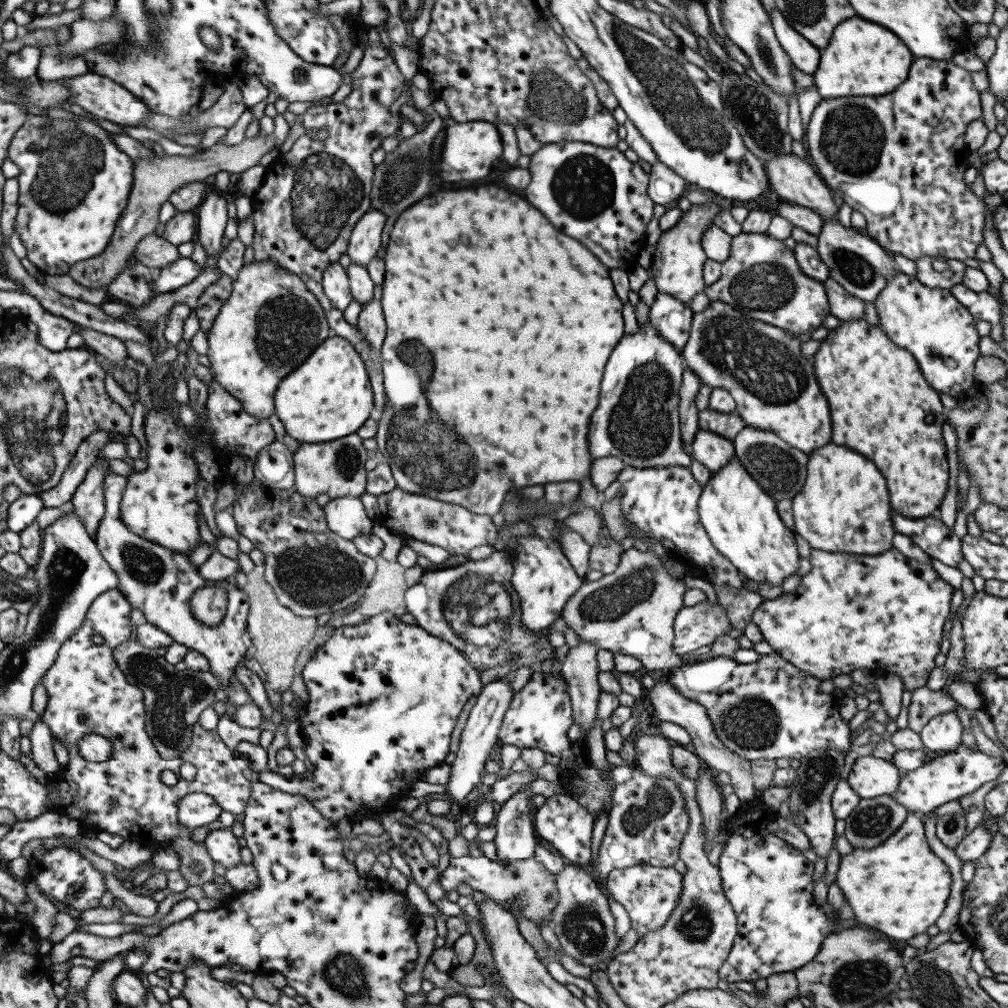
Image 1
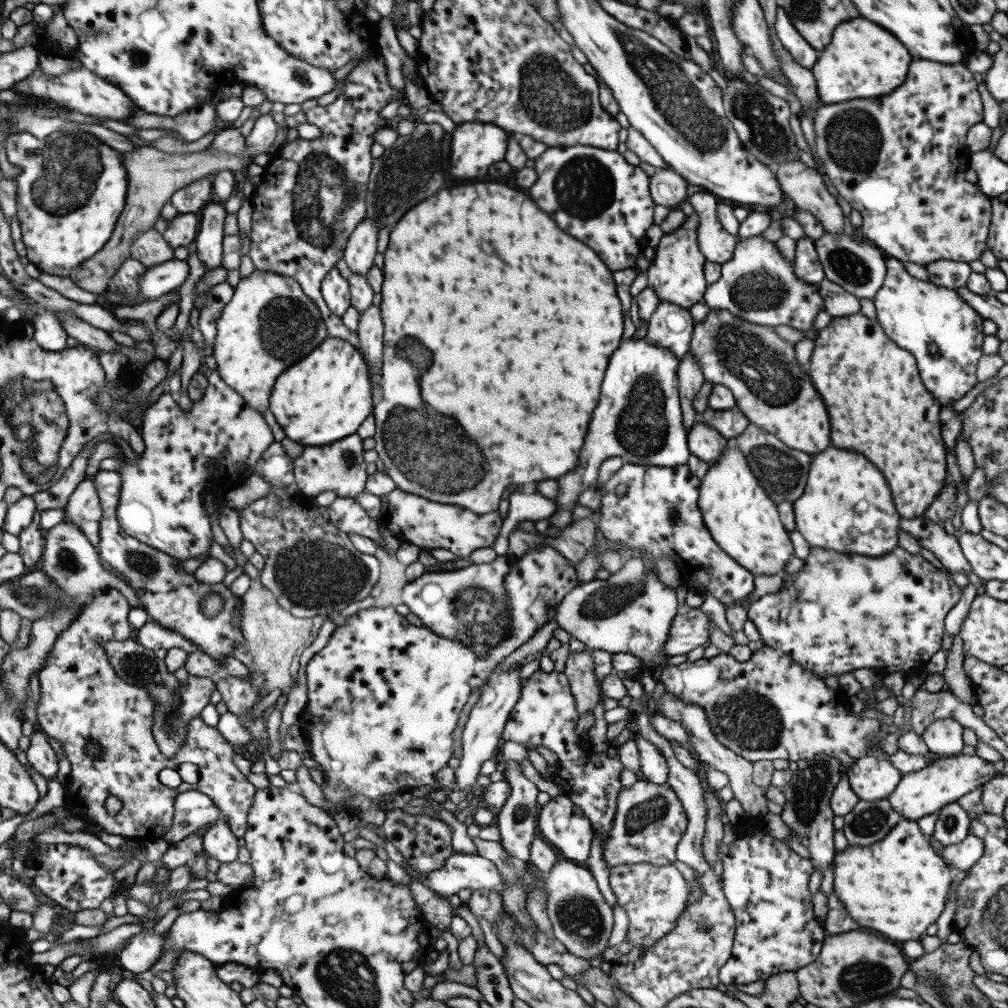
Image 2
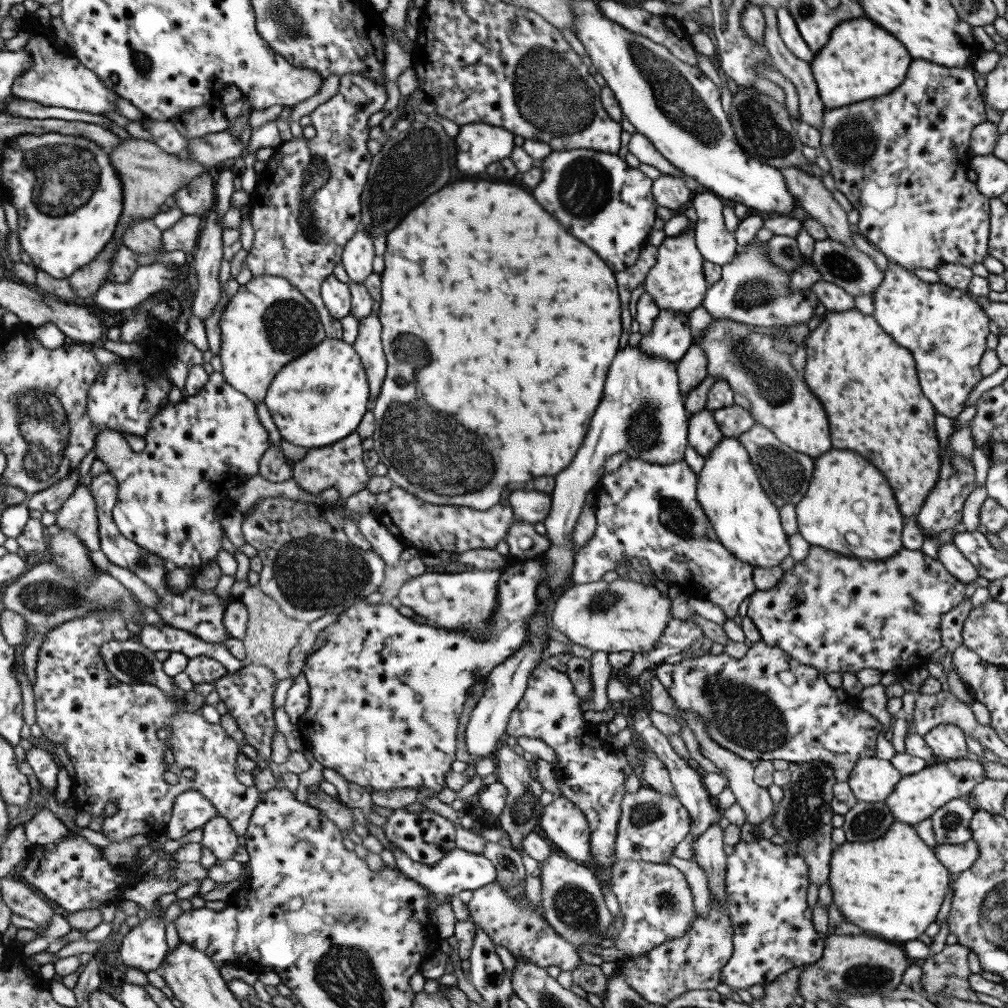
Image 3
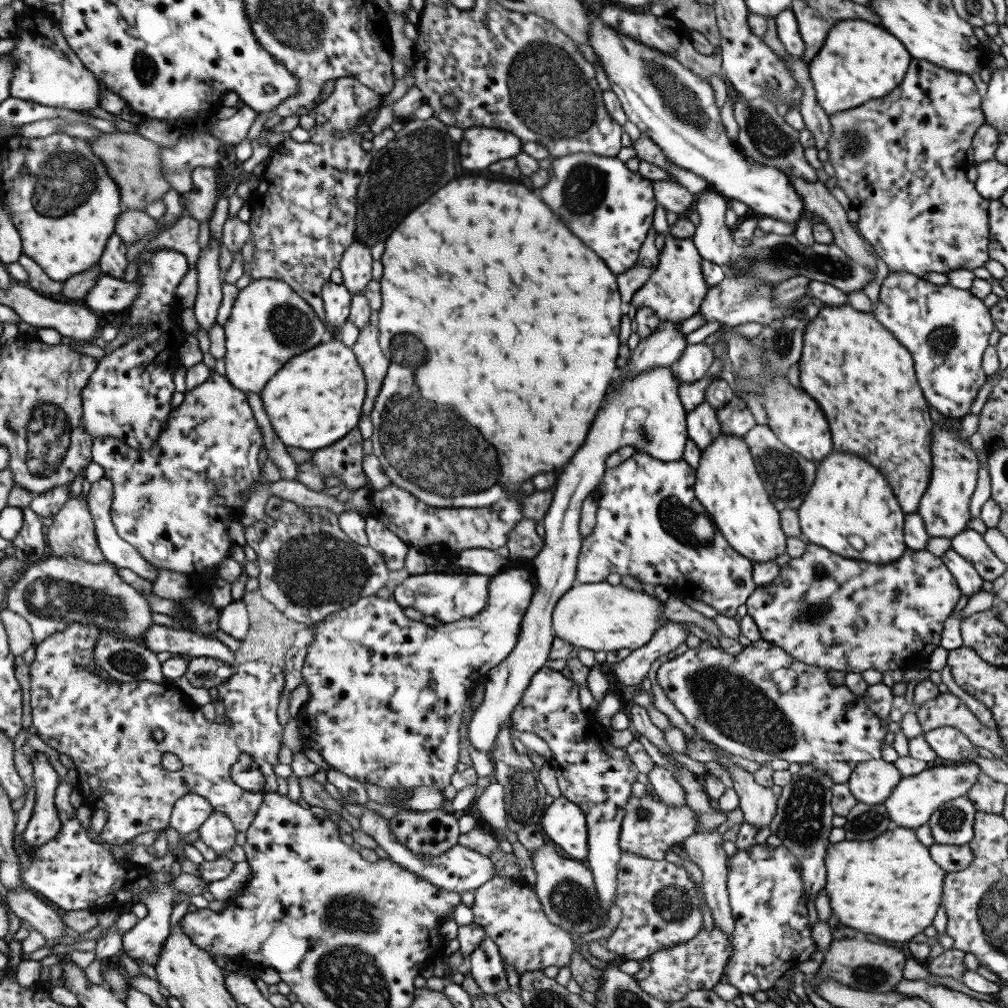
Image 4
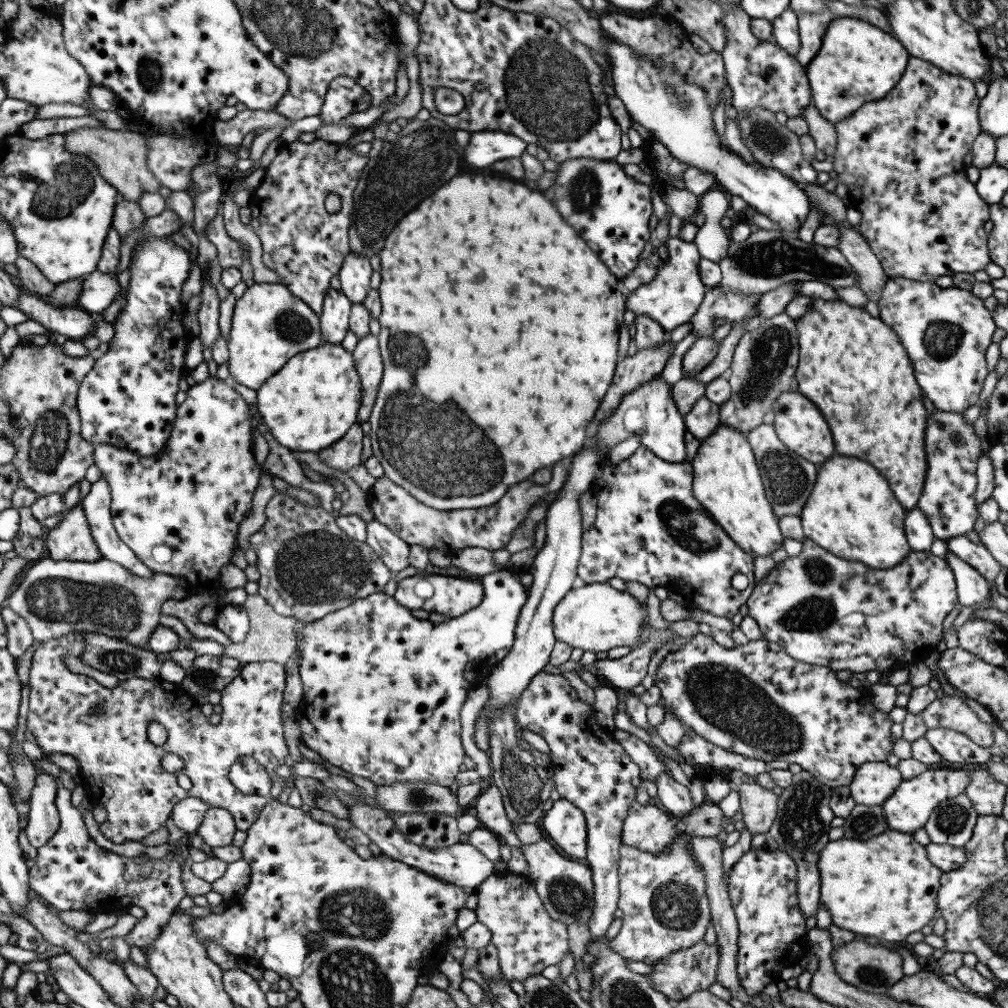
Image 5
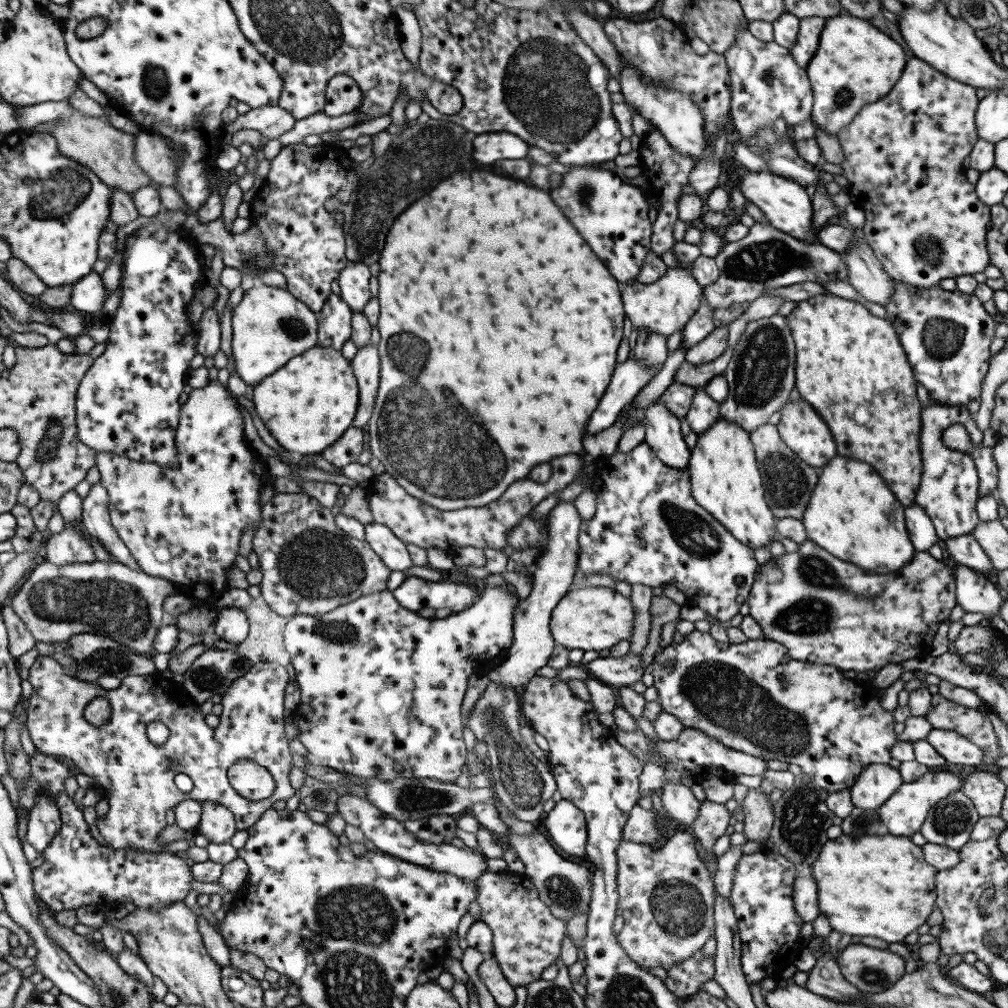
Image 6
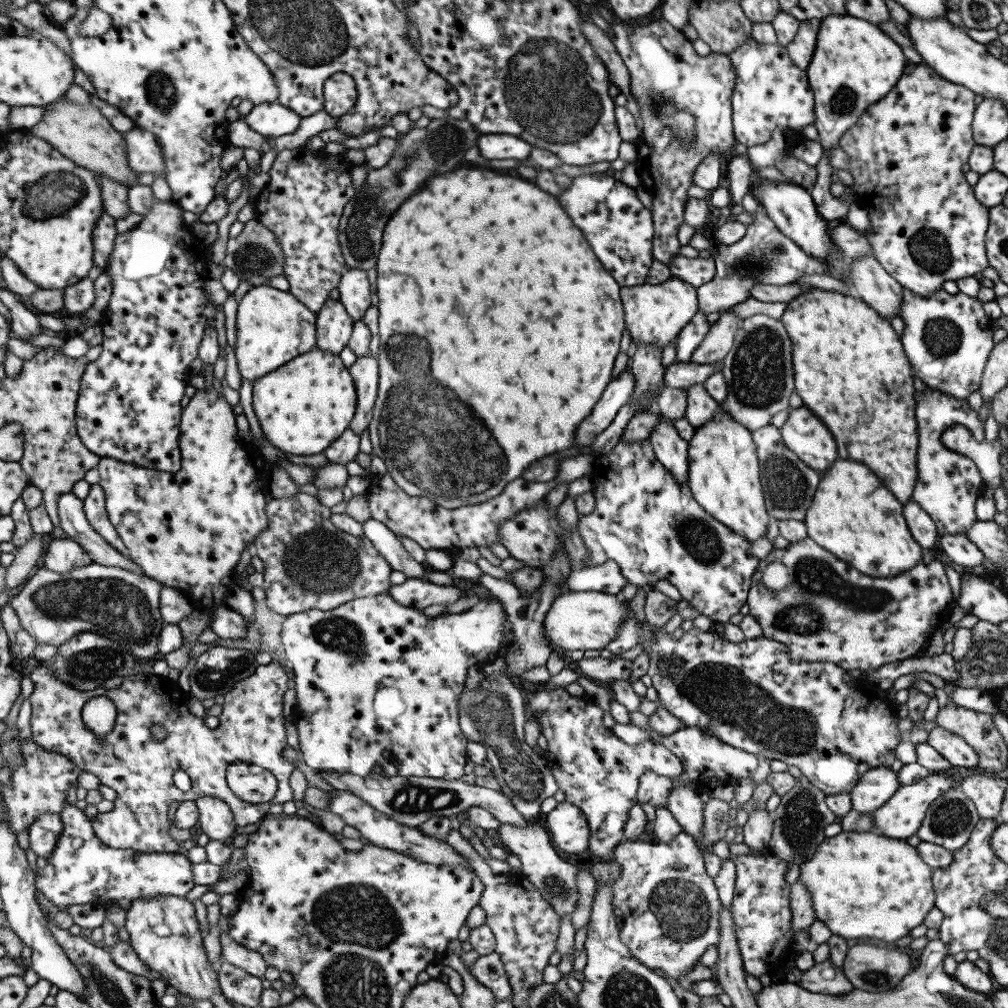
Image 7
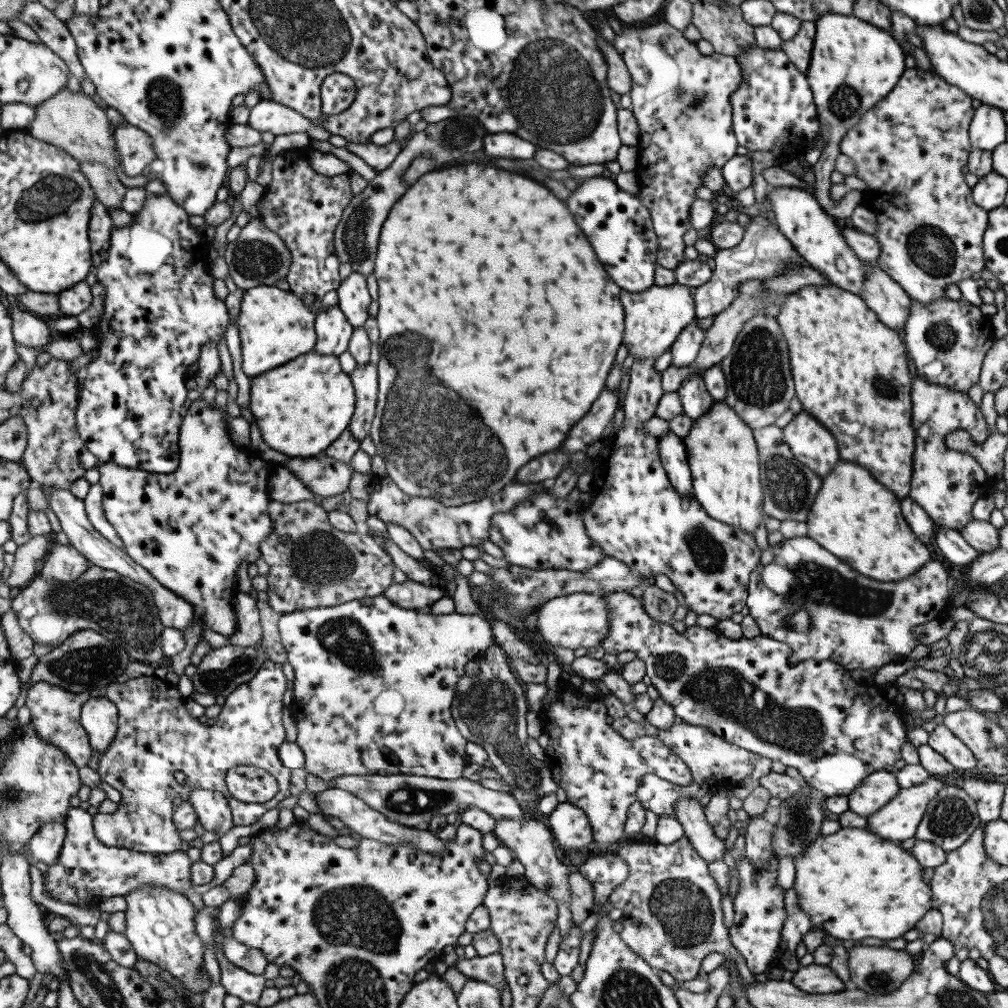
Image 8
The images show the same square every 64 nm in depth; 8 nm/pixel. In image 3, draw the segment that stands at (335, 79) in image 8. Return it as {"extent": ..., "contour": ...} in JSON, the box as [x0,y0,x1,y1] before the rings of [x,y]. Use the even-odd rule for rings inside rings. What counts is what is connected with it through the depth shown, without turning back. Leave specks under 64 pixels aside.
{"extent":[246,73,389,339],"contour":[[[362,73],[342,75],[339,81],[338,93],[325,103],[320,104],[309,114],[311,125],[317,130],[316,135],[307,140],[282,141],[280,146],[274,148],[272,156],[267,160],[265,169],[258,175],[257,183],[254,192],[251,194],[250,202],[251,225],[252,228],[254,228],[255,233],[254,243],[252,244],[251,249],[247,252],[246,258],[247,266],[254,277],[262,275],[282,277],[296,286],[296,288],[298,288],[298,290],[316,307],[327,337],[336,339],[342,339],[342,335],[344,335],[341,320],[334,318],[323,303],[323,298],[321,297],[321,284],[324,279],[333,275],[334,268],[341,263],[342,252],[346,243],[348,243],[350,238],[352,238],[352,236],[354,236],[354,234],[359,230],[360,213],[362,213],[360,196],[362,195],[362,191],[364,191],[364,185],[367,181],[371,160],[373,159],[373,155],[368,151],[368,147],[366,147],[366,142],[368,142],[369,139],[368,132],[370,132],[371,128],[368,126],[368,120],[370,120],[371,114],[385,108],[385,103],[389,97],[386,87],[382,83],[376,82],[374,79],[364,76]]]}

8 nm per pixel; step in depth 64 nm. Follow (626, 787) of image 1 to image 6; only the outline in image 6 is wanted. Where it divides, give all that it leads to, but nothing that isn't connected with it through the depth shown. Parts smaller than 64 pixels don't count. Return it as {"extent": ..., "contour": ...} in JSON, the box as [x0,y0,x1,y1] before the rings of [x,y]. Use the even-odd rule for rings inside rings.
{"extent":[623,800,731,874],"contour":[[[705,800],[698,810],[698,818],[694,820],[689,832],[701,843],[706,857],[704,864],[710,874],[717,871],[717,859],[712,853],[714,843],[725,834],[730,825],[731,814],[725,804]],[[638,804],[629,813],[628,821],[624,826],[623,840],[656,846],[664,840],[665,832],[658,828],[655,810],[644,810]]]}

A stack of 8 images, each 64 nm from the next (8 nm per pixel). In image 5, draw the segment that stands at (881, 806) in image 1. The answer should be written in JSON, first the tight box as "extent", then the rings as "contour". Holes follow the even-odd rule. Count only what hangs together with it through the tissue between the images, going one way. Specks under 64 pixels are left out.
{"extent":[842,805,889,840],"contour":[[[856,805],[842,826],[845,837],[866,840],[882,834],[889,829],[881,806]]]}

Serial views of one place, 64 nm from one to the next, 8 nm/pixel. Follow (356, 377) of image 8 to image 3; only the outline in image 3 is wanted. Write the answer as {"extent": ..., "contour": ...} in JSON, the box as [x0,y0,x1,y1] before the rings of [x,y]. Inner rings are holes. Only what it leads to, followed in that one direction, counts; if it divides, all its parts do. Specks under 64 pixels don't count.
{"extent":[352,311,387,404],"contour":[[[374,311],[361,318],[358,336],[352,344],[365,366],[371,396],[369,404],[372,404],[379,395],[387,369],[387,360],[381,343],[380,323],[379,313]]]}

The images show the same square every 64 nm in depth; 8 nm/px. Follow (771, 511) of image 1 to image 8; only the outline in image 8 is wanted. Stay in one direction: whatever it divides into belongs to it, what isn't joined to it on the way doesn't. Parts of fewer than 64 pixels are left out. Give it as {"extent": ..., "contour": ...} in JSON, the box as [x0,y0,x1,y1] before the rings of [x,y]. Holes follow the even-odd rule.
{"extent":[676,376,767,534],"contour":[[[700,376],[684,381],[676,392],[680,395],[683,413],[693,420],[692,428],[683,441],[687,450],[694,498],[708,516],[755,534],[757,526],[767,515],[763,511],[764,493],[753,429],[725,402],[715,401]]]}

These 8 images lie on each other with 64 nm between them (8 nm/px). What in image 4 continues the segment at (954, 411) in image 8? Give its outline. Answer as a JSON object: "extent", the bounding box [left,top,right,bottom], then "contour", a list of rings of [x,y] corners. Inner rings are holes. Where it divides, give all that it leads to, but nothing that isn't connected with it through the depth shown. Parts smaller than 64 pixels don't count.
{"extent":[917,422,979,539],"contour":[[[933,422],[932,477],[917,510],[930,537],[945,536],[951,539],[968,529],[968,522],[971,520],[969,504],[977,487],[979,464],[970,441],[957,438],[960,429],[961,426],[957,429],[941,429]]]}

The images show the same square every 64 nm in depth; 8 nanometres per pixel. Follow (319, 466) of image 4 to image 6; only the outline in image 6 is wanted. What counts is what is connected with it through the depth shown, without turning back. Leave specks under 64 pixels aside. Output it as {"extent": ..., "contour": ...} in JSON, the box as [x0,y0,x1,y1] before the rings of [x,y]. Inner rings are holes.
{"extent":[321,425,364,468],"contour":[[[352,425],[332,446],[321,452],[322,458],[337,468],[345,468],[359,460],[363,451],[364,433]]]}

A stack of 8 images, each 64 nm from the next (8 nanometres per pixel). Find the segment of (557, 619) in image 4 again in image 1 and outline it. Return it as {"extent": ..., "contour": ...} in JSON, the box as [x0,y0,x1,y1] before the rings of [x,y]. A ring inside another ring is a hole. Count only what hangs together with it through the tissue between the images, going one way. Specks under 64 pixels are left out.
{"extent":[561,543,689,674],"contour":[[[629,543],[629,547],[622,553],[619,567],[596,581],[585,580],[564,607],[561,618],[568,622],[580,639],[595,644],[599,649],[634,656],[648,671],[662,670],[670,674],[684,663],[681,655],[673,651],[673,624],[679,610],[684,606],[684,594],[687,590],[689,588],[684,579],[672,578],[664,568],[664,558],[660,558],[650,546]]]}

